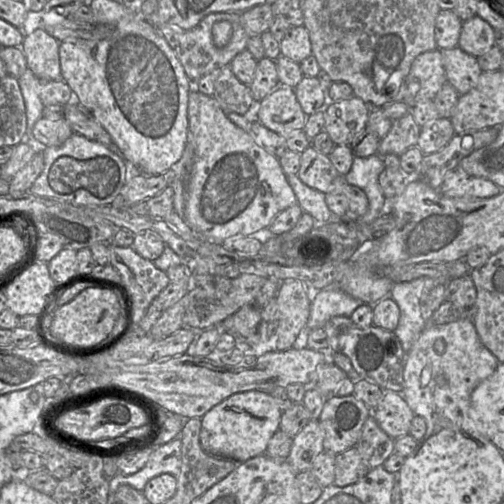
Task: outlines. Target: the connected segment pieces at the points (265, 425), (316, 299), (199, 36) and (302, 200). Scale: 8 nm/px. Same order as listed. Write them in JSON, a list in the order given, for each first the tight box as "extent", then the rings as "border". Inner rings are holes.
[{"extent":[200,392,282,463],"border":[[[267,392],[236,393],[210,409],[201,418],[200,444],[213,456],[242,463],[266,453],[271,437],[279,430],[282,410]]]},{"extent":[306,288,364,330],"border":[[[327,288],[313,293],[310,315],[306,330],[323,328],[332,318],[337,316],[350,317],[351,314],[364,304],[337,288]]]},{"extent":[156,13,249,82],"border":[[[211,13],[206,15],[198,25],[190,30],[183,30],[168,24],[159,25],[156,28],[174,50],[187,77],[190,81],[196,82],[207,74],[216,73],[221,68],[229,66],[237,54],[246,50],[249,34],[241,25],[239,15],[240,13]],[[219,21],[229,21],[232,26],[232,36],[229,42],[221,48],[215,46],[211,33],[213,25]]]},{"extent":[287,175,335,224],"border":[[[288,175],[287,180],[304,213],[311,215],[318,224],[325,224],[335,218],[327,206],[324,193],[310,188],[297,175]]]}]

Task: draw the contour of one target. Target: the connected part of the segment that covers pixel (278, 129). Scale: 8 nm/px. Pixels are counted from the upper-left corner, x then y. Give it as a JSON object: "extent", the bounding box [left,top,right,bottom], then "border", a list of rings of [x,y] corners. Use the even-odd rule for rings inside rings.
{"extent":[257,85,306,138],"border":[[[278,85],[259,102],[257,121],[284,138],[302,130],[306,118],[292,87]]]}

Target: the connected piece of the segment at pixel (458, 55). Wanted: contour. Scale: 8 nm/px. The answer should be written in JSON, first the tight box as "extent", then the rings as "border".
{"extent":[441,46,483,95],"border":[[[458,46],[441,50],[441,55],[447,83],[452,85],[459,95],[469,92],[483,73],[477,57],[464,52]]]}

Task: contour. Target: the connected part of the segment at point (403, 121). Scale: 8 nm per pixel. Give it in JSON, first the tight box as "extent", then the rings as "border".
{"extent":[376,112,421,157],"border":[[[408,112],[392,121],[389,132],[378,143],[376,154],[381,157],[389,154],[401,156],[406,150],[417,145],[420,131],[421,127]]]}

